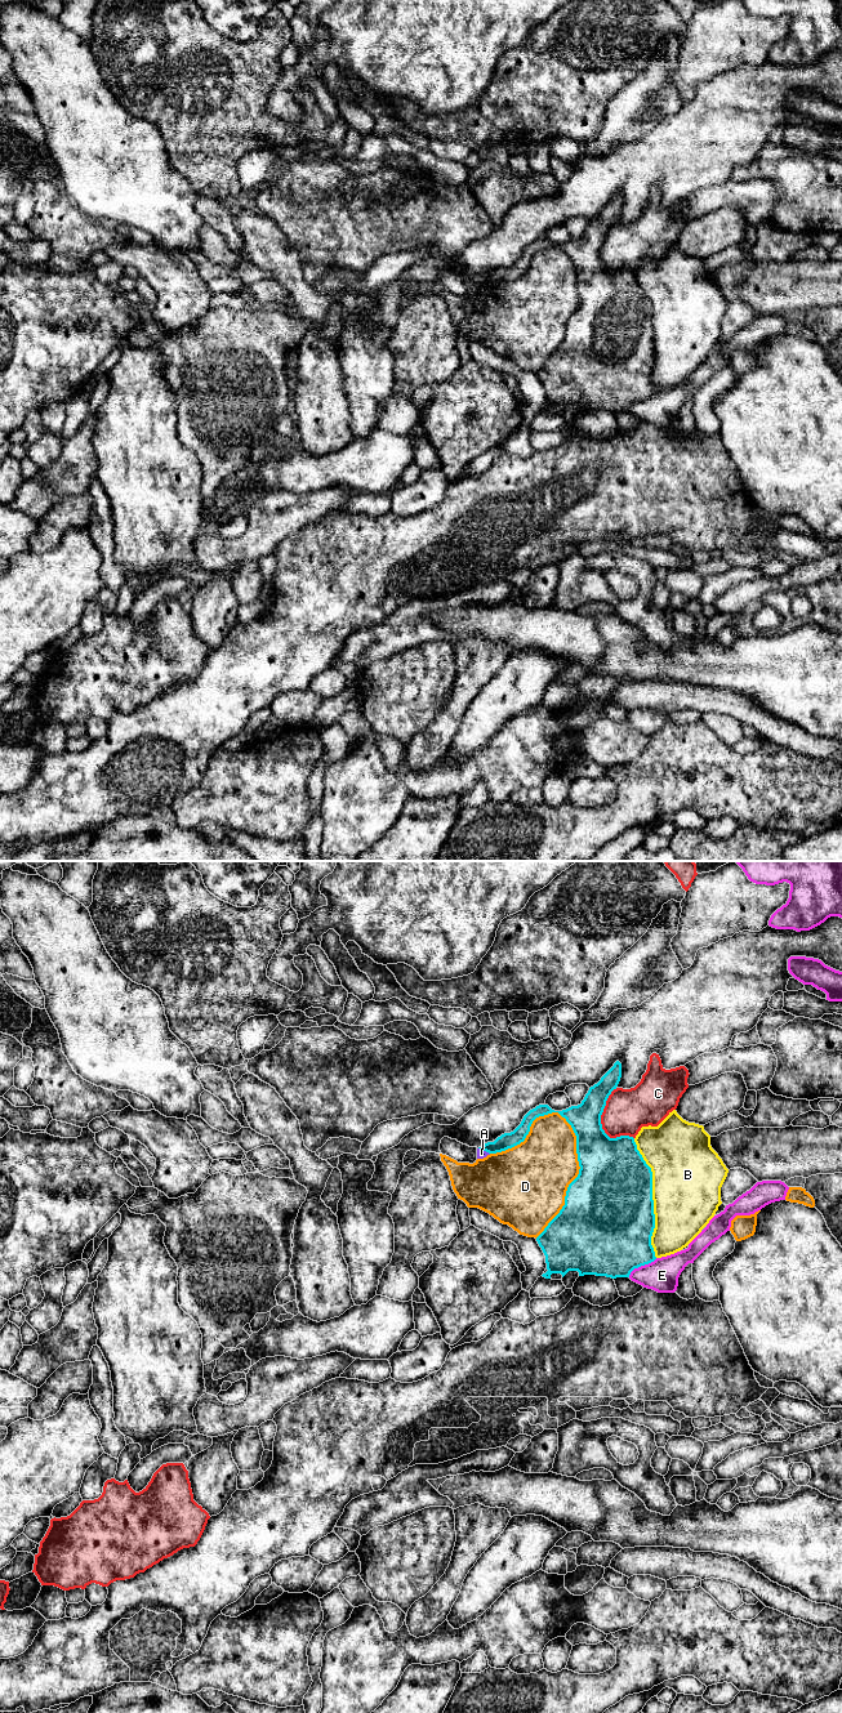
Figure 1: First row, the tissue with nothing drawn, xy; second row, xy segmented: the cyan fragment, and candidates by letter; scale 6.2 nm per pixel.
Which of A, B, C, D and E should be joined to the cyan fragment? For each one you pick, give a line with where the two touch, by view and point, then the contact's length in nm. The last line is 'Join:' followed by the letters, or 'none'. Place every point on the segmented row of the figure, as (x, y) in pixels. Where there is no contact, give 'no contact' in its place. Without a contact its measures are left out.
Join: none

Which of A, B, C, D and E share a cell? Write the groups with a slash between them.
A D / B / C / E

